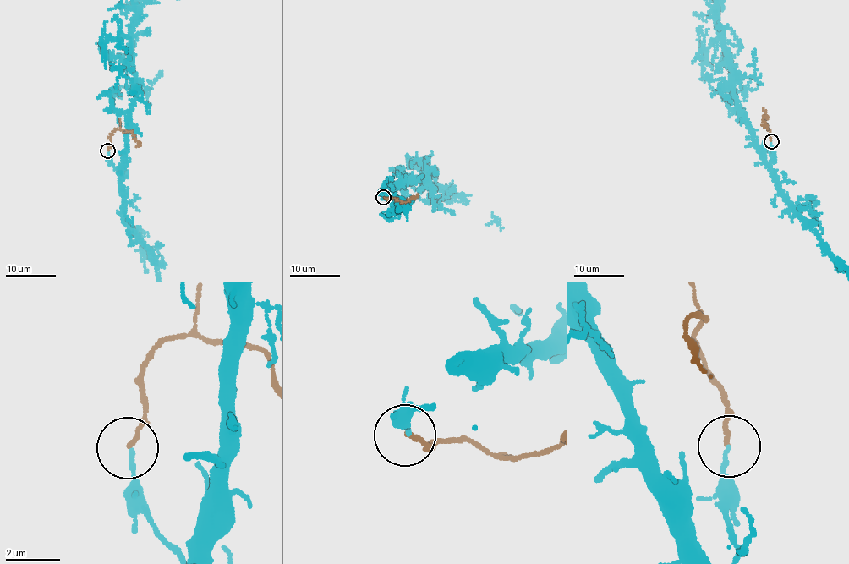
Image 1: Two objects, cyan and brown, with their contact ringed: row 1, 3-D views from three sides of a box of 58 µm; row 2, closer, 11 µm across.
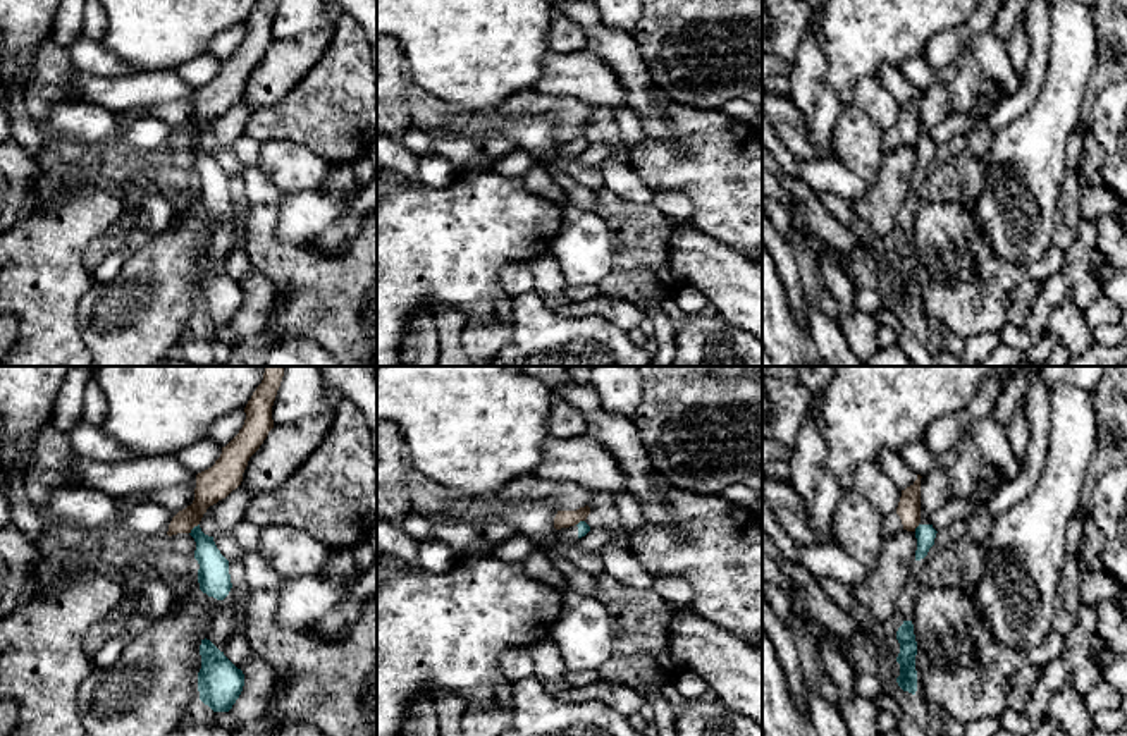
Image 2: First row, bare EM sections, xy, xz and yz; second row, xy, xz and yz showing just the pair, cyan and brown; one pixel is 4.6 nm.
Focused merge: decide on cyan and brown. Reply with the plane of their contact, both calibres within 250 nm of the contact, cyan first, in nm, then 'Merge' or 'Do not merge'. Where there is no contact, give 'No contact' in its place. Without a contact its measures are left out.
Touches cyan in xy. Thickness 150 nm (cyan) against 160 nm. Do not merge

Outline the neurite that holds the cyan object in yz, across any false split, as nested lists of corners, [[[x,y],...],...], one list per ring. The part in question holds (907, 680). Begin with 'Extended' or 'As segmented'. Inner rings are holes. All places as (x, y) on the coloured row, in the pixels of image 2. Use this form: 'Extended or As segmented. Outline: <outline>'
As segmented. Outline: [[[903,621],[903,624],[896,631],[896,640],[900,643],[900,653],[896,657],[896,662],[900,664],[900,676],[896,678],[896,683],[903,691],[915,695],[917,691],[917,671],[915,671],[917,641],[915,641],[912,621]]]

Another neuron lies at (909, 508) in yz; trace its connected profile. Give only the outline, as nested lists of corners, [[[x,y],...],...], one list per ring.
[[[921,475],[917,480],[902,490],[902,497],[895,512],[884,516],[883,537],[896,535],[903,530],[915,531],[921,523]]]

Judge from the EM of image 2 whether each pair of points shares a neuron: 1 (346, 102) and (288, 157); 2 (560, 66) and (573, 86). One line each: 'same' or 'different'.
1: different
2: same

